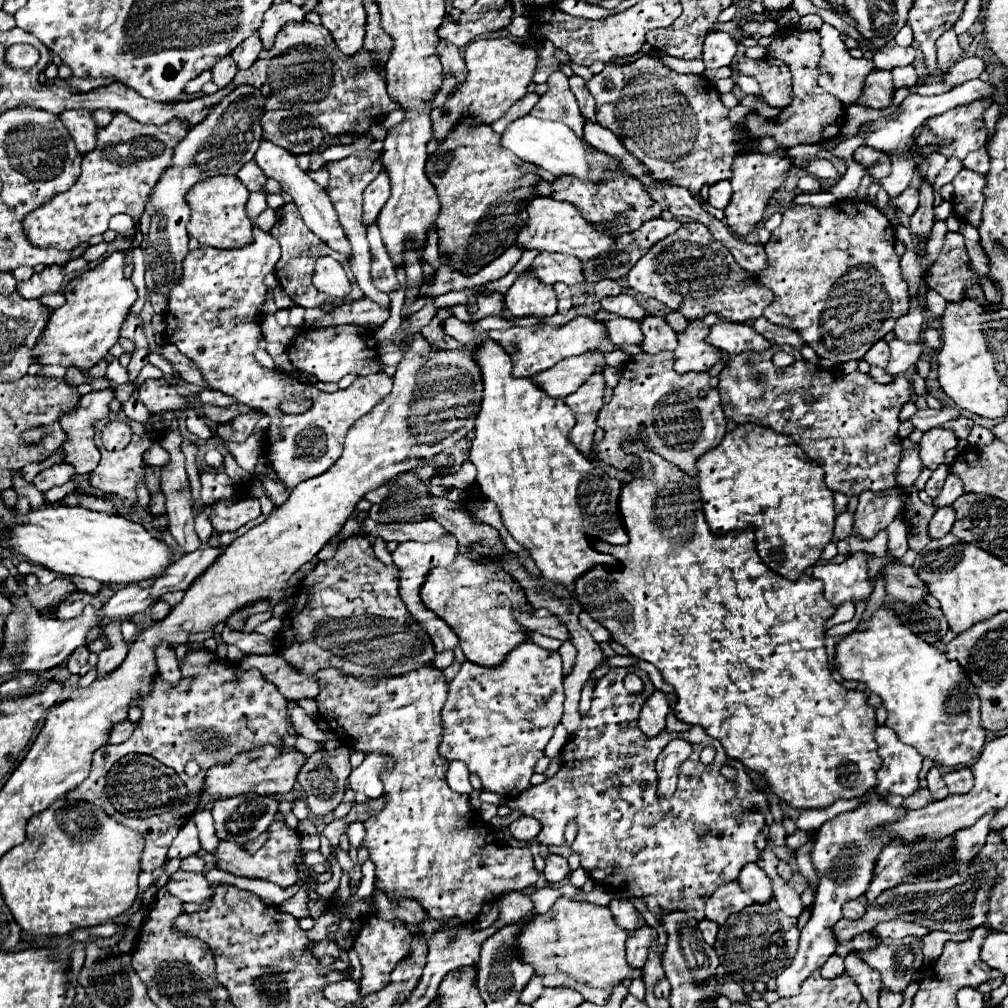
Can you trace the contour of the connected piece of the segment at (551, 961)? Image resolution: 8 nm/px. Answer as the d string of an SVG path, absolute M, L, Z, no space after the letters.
M562 897L548 913L534 915L524 923L514 951L524 963L534 967L534 975L542 977L544 987L568 987L578 991L586 1001L604 1005L620 981L642 977L640 969L632 969L626 963L626 937L628 933L616 927L608 907Z

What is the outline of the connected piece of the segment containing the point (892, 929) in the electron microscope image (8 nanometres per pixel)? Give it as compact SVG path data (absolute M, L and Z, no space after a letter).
M888 921L888 923L880 923L874 931L876 931L882 939L884 939L884 937L904 939L904 937L908 937L908 935L922 939L924 935L930 933L930 929L920 927L920 925L916 925L916 923L906 923L906 921Z

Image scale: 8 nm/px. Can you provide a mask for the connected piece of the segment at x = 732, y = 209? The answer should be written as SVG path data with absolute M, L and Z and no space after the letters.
M744 151L744 153L736 155L732 171L734 171L734 177L730 183L732 183L734 195L732 195L730 205L724 209L726 223L736 235L746 237L748 233L752 233L756 223L766 219L764 211L766 211L774 191L788 177L788 161L782 157L776 157L776 155L762 155L758 151Z

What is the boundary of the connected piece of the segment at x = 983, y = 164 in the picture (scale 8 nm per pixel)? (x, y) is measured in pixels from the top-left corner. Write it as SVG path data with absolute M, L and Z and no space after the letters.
M986 147L976 151L976 153L972 153L972 155L968 155L962 163L964 163L966 169L972 169L972 171L984 175L988 171L988 153L986 153Z

